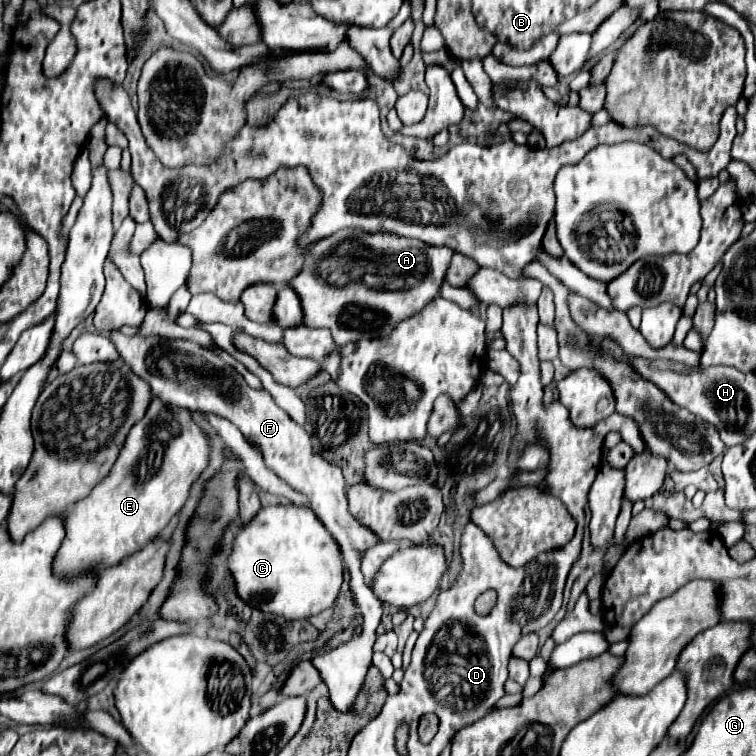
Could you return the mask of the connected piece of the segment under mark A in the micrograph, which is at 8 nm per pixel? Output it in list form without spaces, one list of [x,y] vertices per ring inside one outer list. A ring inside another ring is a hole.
[[[345,228],[315,242],[305,252],[299,274],[289,282],[295,292],[289,286],[277,286],[275,292],[271,284],[259,282],[243,290],[241,302],[247,318],[253,322],[271,324],[271,308],[275,304],[277,326],[297,326],[303,318],[305,326],[327,328],[335,346],[341,348],[347,342],[357,342],[365,336],[377,338],[391,334],[395,322],[417,314],[425,304],[439,296],[445,270],[445,282],[451,286],[463,286],[475,274],[475,270],[479,270],[475,260],[463,254],[451,256],[453,250],[445,246],[437,248],[395,234],[367,234],[355,228]]]

